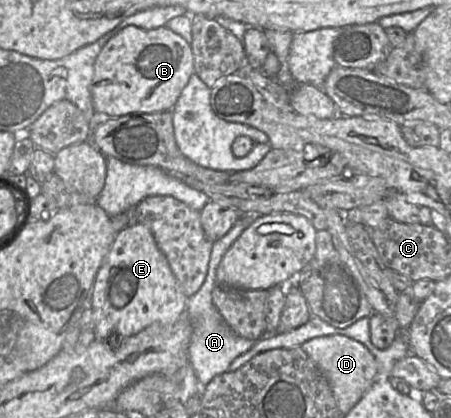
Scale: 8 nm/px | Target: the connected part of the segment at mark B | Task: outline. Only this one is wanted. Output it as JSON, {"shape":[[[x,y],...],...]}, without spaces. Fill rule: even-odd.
{"shape":[[[127,26],[105,44],[94,64],[91,95],[97,114],[96,121],[132,113],[171,111],[193,73],[194,63],[191,45],[167,26],[152,30]]]}

